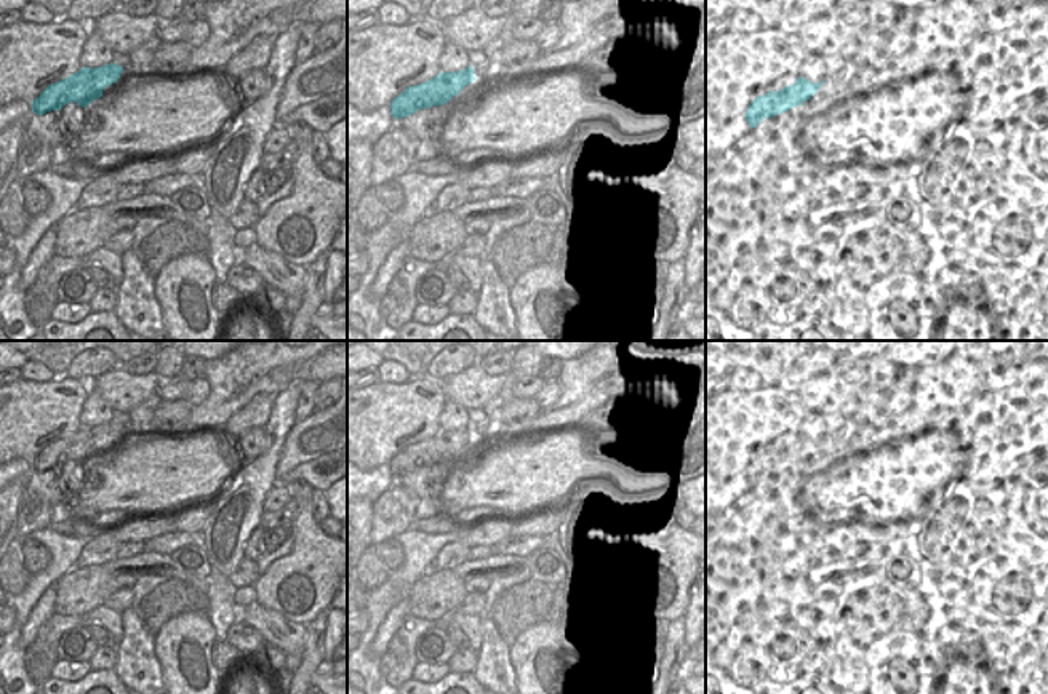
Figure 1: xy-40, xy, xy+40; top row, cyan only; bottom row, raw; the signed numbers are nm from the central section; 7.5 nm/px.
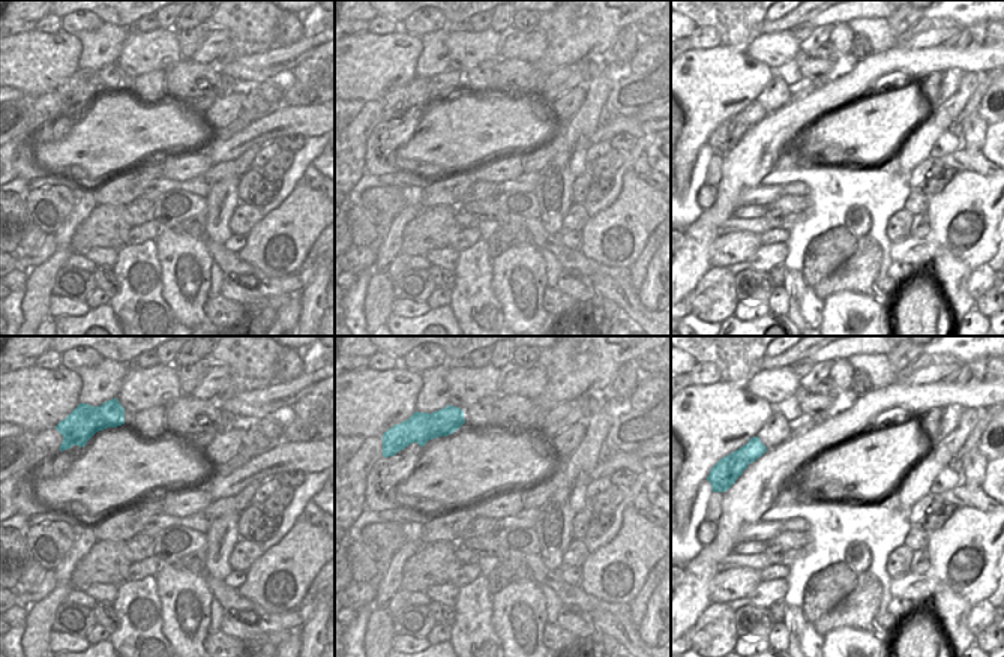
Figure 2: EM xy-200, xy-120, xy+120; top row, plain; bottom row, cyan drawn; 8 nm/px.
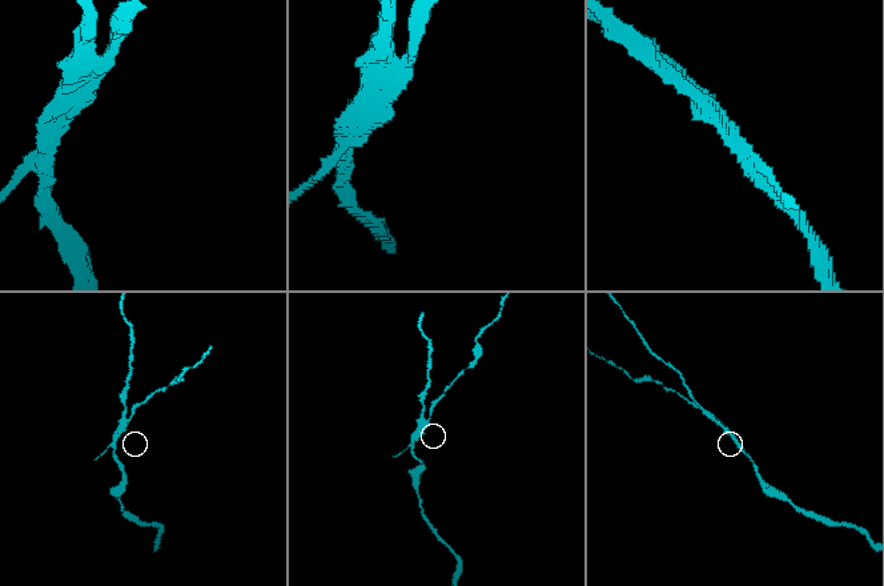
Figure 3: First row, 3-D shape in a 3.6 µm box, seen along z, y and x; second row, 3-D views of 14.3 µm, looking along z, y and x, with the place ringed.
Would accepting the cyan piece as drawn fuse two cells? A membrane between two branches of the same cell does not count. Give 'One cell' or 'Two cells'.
Two cells.

